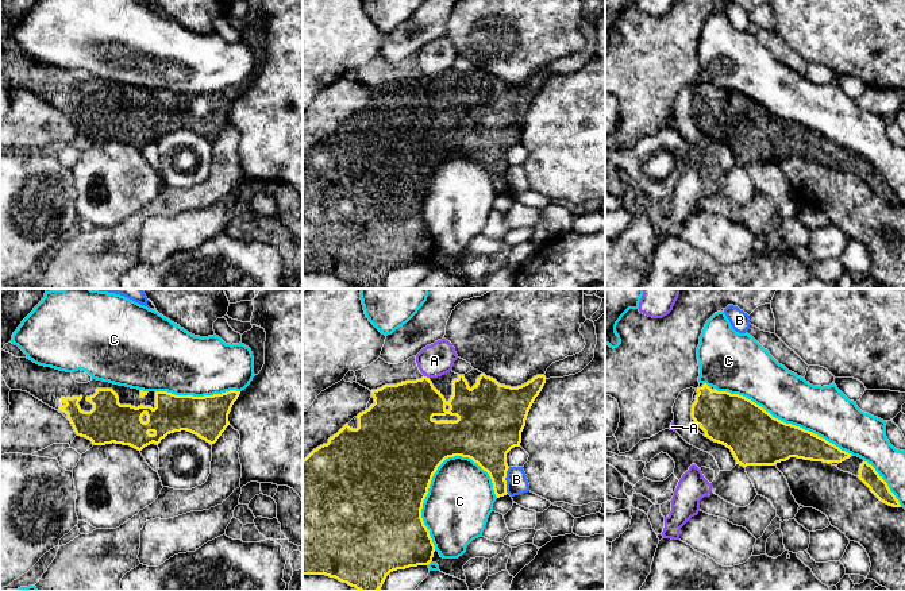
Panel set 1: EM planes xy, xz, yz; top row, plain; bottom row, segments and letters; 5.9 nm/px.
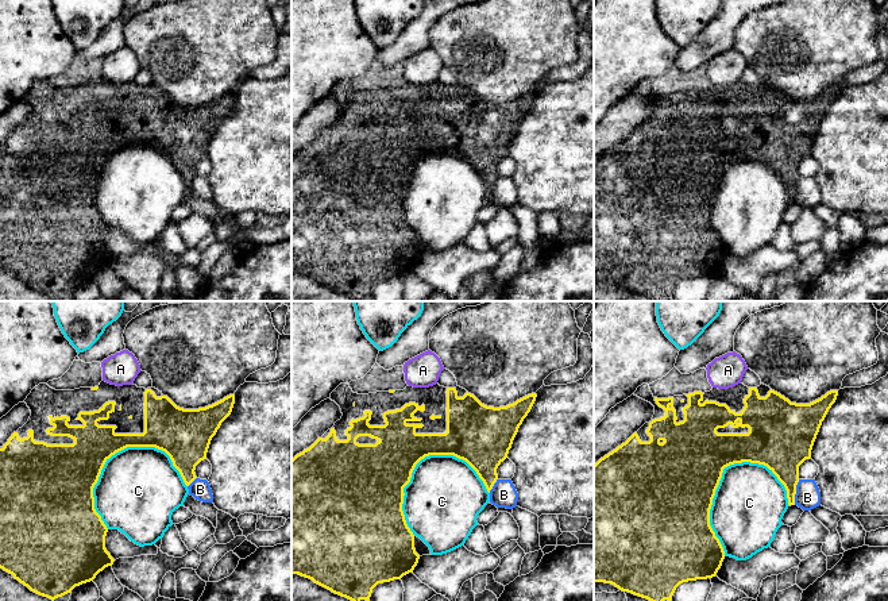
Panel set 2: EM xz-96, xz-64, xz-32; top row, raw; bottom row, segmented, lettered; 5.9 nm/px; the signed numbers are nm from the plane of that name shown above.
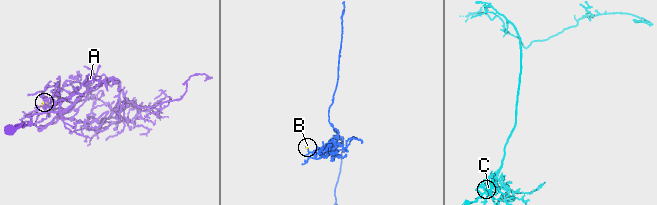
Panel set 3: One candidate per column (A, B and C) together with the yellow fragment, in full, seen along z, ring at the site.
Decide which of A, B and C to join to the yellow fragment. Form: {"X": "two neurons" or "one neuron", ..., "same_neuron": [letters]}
{"A": "two neurons", "B": "two neurons", "C": "two neurons", "same_neuron": []}

